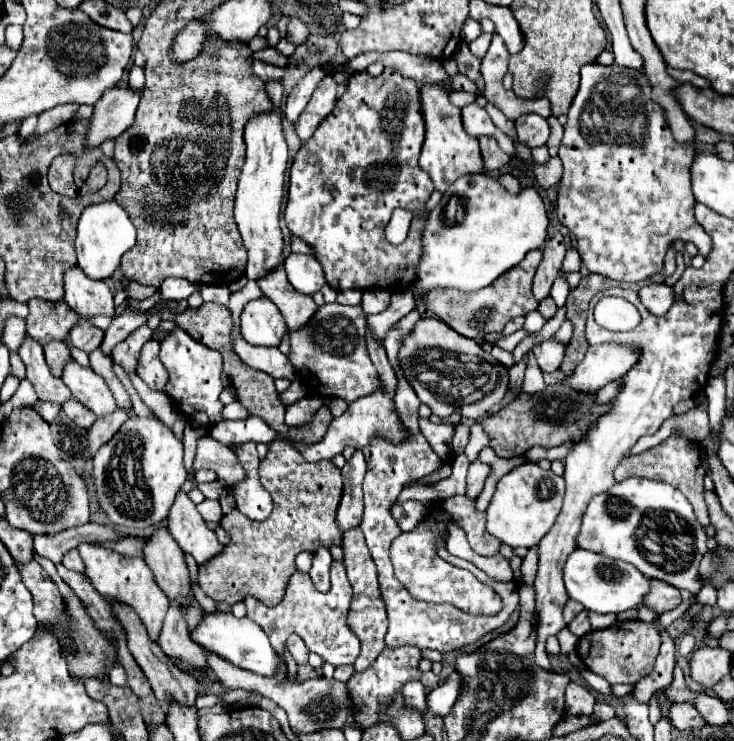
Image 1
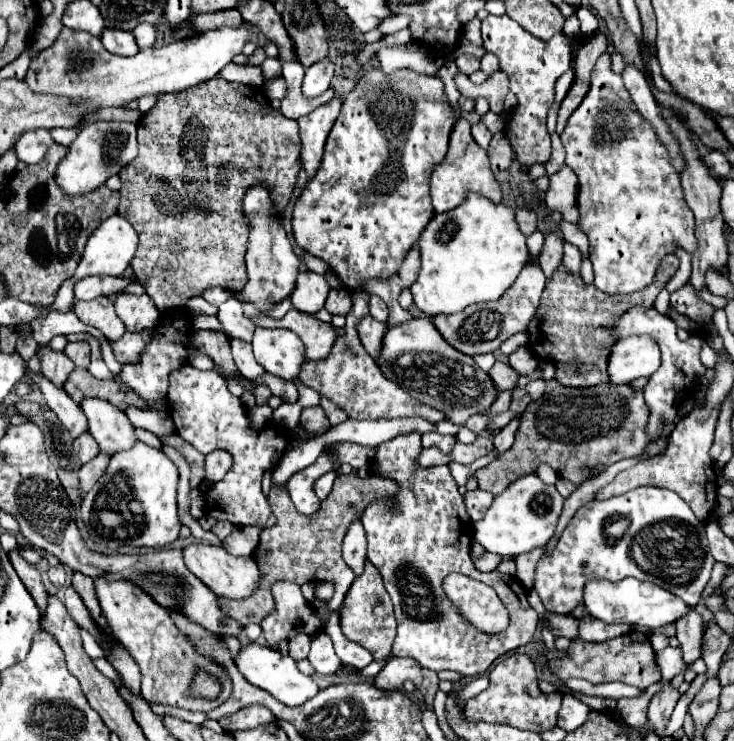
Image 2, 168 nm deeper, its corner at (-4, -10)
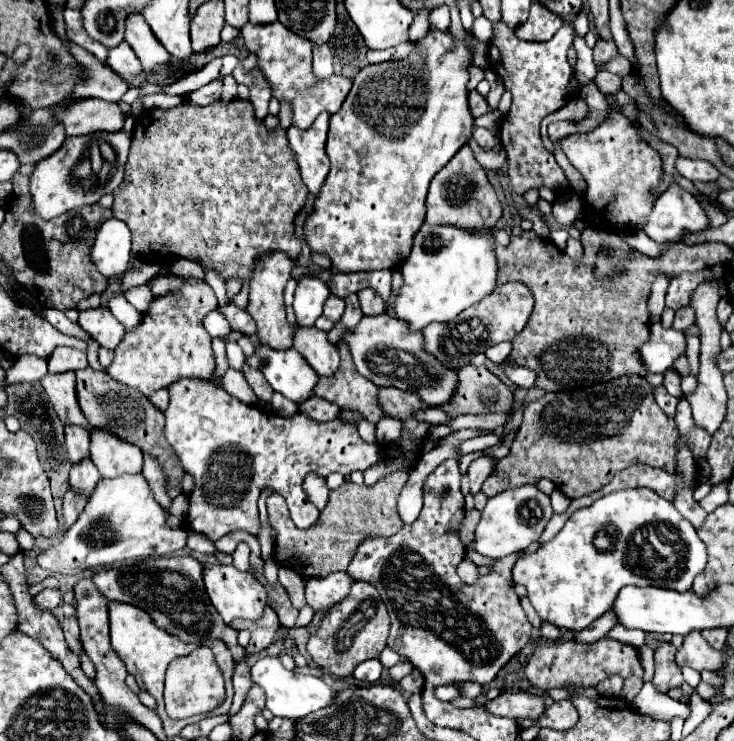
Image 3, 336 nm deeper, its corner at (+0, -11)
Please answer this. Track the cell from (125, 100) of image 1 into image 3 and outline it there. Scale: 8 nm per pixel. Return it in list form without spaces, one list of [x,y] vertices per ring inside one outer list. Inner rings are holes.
[[[125,130],[95,132],[95,134],[87,134],[87,136],[67,138],[63,142],[63,146],[57,152],[53,152],[53,156],[47,156],[37,164],[37,168],[31,176],[29,186],[31,186],[31,196],[35,202],[35,212],[41,218],[51,220],[77,206],[99,202],[99,198],[103,194],[113,192],[123,182],[129,148],[131,148],[131,134],[127,134]],[[85,160],[91,162],[91,174],[81,180],[75,180],[75,176],[73,176],[75,168]]]

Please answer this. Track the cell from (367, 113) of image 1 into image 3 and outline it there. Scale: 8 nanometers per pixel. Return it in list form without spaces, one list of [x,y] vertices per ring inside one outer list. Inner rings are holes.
[[[429,32],[423,40],[417,42],[417,50],[405,58],[405,60],[397,60],[397,62],[379,62],[379,64],[369,64],[365,68],[361,68],[357,72],[357,76],[353,78],[353,88],[347,94],[343,106],[339,108],[339,112],[331,114],[331,124],[329,124],[329,138],[327,138],[327,156],[331,160],[331,170],[329,176],[325,178],[315,204],[313,204],[313,212],[307,216],[305,226],[303,226],[303,234],[305,234],[305,242],[309,244],[311,252],[319,252],[331,258],[331,270],[335,272],[343,272],[343,274],[353,274],[353,272],[373,272],[373,270],[383,270],[383,268],[401,268],[403,260],[407,260],[409,252],[411,252],[411,244],[413,244],[413,236],[419,232],[421,224],[425,222],[425,196],[427,196],[427,188],[431,178],[455,156],[455,152],[469,140],[471,130],[473,130],[473,116],[469,112],[467,106],[467,66],[471,64],[471,52],[463,42],[453,42],[451,36],[447,32]]]

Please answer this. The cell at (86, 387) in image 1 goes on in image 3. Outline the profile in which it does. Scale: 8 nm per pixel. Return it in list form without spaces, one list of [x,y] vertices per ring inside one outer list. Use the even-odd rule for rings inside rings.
[[[91,428],[91,460],[103,478],[139,472],[143,468],[143,454],[139,448],[103,428]]]

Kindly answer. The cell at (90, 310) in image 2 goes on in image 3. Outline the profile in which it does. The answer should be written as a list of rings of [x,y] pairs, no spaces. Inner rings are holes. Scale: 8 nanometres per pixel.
[[[91,308],[91,310],[81,310],[79,312],[79,326],[87,330],[101,346],[105,348],[115,348],[125,334],[123,324],[111,314],[109,308]]]

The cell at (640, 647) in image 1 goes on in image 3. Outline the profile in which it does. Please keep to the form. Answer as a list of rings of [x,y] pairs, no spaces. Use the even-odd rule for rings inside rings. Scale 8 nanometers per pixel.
[[[601,638],[593,644],[567,640],[567,642],[555,642],[555,644],[541,644],[529,658],[525,666],[525,676],[533,686],[543,690],[565,688],[567,684],[573,684],[577,688],[589,688],[589,686],[597,686],[601,680],[611,676],[643,678],[643,666],[639,660],[639,650],[631,644],[623,644],[611,638]]]

